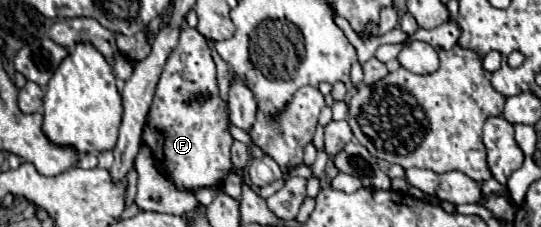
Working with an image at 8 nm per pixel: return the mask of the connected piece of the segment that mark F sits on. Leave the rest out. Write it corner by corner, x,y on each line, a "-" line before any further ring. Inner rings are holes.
184,25
178,45
164,63
142,131
142,145
150,147
154,159
182,191
218,187
224,175
232,171
230,147
234,139
228,131
228,107
220,99
216,65
210,53
210,43
194,27

